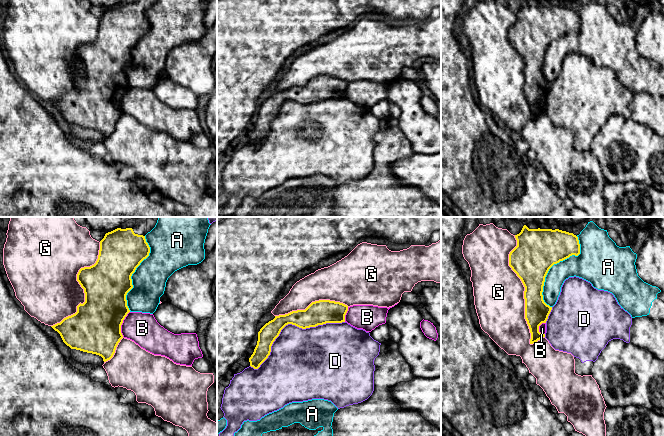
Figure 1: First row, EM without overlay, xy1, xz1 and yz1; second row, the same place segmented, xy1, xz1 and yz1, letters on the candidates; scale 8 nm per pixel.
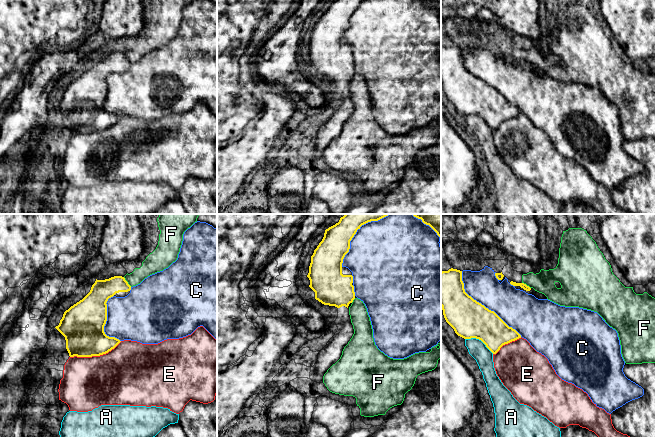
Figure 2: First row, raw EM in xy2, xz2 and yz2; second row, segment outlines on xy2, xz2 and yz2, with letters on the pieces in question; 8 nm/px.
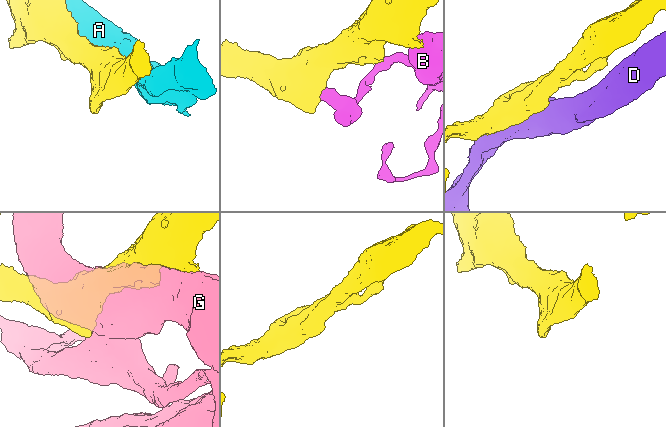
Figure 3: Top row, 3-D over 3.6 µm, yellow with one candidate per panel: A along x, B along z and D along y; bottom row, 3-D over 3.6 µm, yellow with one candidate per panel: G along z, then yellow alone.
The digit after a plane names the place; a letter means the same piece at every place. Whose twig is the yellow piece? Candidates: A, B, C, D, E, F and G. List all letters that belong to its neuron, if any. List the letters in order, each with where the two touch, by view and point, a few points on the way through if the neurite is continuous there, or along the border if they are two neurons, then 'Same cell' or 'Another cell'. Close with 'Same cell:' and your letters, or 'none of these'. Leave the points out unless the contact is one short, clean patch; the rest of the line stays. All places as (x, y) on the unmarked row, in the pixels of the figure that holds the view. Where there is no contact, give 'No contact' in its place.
A: Touches yellow at yz1 (553, 40). Another cell
B: Touches yellow at xy1 (121, 100). Boundary: xy1 (129, 87), (121, 101), (122, 112). Another cell
C: Touches yellow at yz2 (483, 81). Another cell
D: Touches yellow at xz1 (290, 99). Another cell
E: Touches yellow at xy2 (95, 131). Another cell
F: Touches yellow at xy2 (127, 58). Boundary: xy2 (123, 53), (131, 62). Another cell
G: Touches yellow at yz1 (525, 66). Another cell
Same cell: none of these

